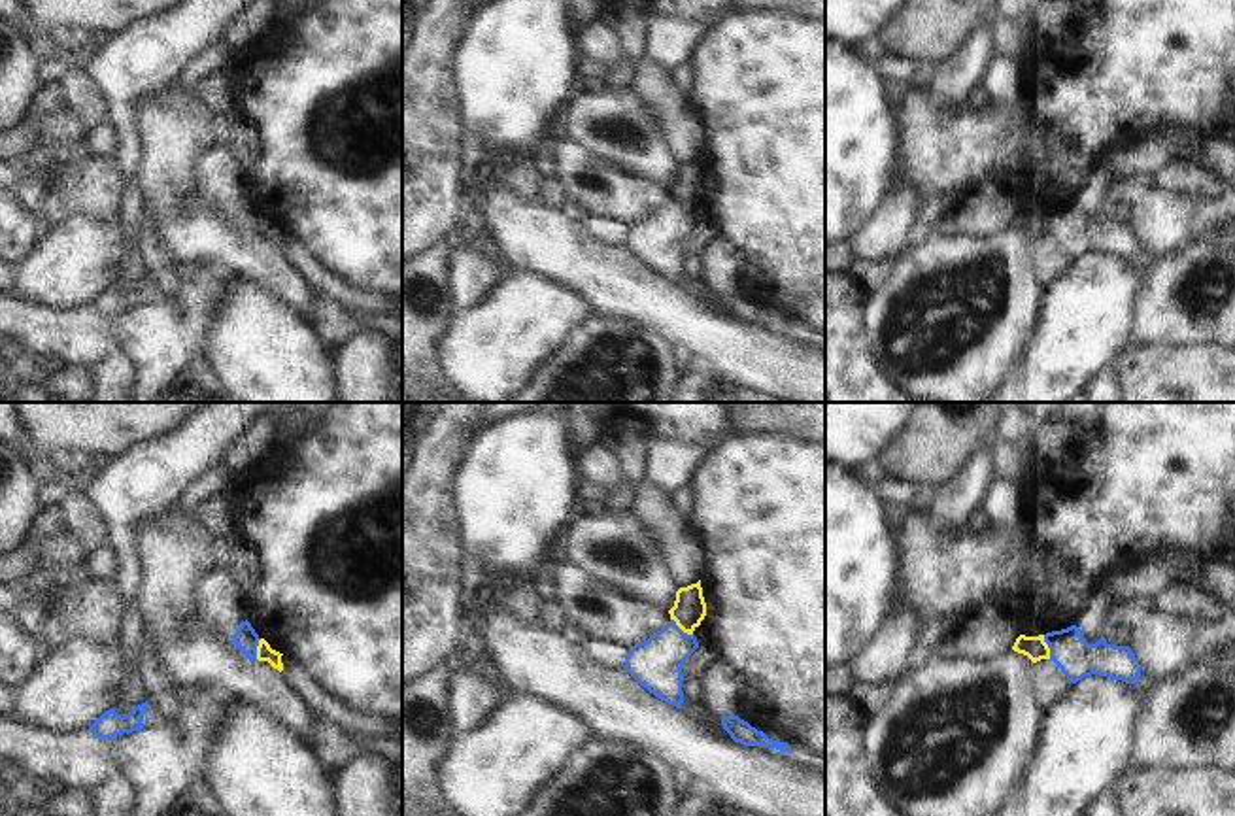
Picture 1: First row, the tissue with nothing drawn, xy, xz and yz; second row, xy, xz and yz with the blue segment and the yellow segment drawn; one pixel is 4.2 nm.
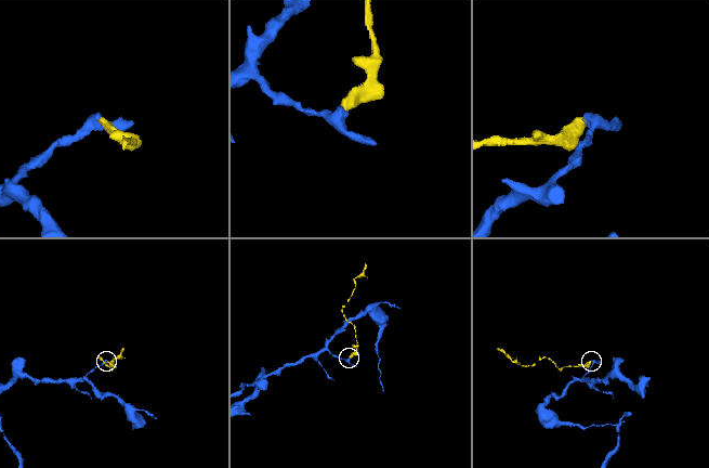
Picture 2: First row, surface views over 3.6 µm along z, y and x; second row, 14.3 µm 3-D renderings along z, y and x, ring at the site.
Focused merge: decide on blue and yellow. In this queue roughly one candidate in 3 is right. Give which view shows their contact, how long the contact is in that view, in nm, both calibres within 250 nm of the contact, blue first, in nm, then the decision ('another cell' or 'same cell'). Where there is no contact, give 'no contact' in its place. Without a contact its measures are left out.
xz | 120 nm | 220/140 nm | another cell

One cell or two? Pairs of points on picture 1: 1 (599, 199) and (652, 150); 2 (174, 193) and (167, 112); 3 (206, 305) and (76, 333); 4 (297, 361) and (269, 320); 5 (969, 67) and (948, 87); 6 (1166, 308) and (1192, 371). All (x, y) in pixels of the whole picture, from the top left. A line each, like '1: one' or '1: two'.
1: two
2: one
3: one
4: one
5: one
6: two

